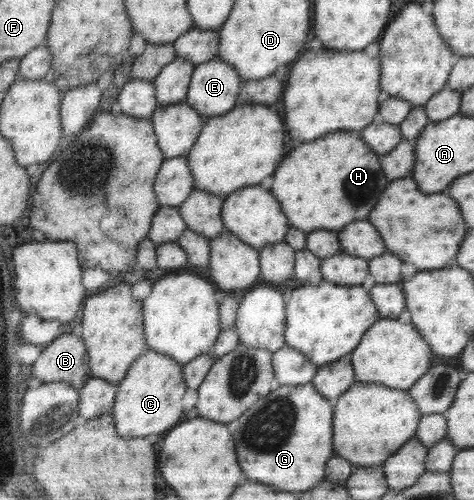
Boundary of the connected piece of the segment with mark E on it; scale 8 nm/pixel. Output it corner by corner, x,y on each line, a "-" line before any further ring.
213,57
194,66
185,102
204,120
221,116
237,105
242,84
235,67

